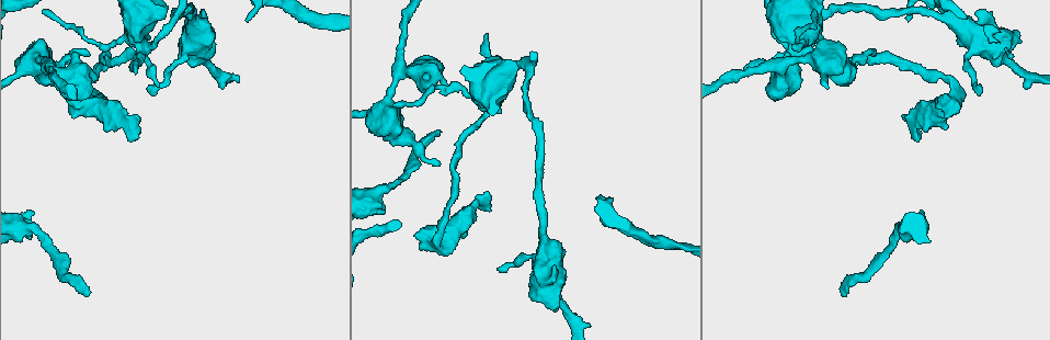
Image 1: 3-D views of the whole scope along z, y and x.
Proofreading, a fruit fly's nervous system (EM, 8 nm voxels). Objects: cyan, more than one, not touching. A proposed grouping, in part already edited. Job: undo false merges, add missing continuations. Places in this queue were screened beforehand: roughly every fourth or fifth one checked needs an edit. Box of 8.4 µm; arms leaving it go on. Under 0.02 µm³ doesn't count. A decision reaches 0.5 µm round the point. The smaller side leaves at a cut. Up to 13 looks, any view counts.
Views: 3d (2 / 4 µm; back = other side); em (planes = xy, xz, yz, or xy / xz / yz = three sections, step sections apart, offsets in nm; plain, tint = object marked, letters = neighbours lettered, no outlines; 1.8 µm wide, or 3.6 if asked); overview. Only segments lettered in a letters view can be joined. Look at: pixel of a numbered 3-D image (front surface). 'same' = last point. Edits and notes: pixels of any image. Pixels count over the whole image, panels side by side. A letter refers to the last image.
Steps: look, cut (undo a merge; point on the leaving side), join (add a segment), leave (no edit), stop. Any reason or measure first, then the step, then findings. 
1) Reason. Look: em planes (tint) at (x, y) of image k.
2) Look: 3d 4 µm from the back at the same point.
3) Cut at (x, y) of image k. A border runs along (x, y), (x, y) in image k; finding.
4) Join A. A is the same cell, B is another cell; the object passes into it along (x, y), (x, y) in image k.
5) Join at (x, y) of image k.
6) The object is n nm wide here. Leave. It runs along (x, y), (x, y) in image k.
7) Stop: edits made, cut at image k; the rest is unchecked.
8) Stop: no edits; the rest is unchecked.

Sudden change in width. Look: em 3.6 µm planes (letters) at (374, 196) of image 1.

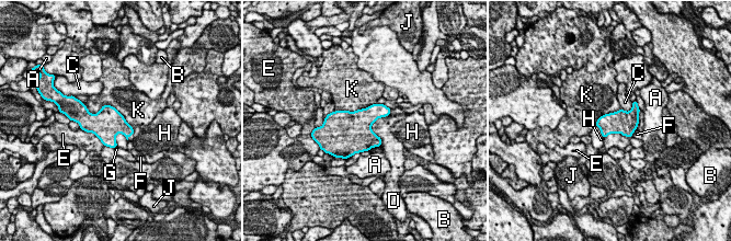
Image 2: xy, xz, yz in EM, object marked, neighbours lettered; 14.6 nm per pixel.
Leave. A, B, C, D, E, F, G, H, J and K are other cells; a border runs along (86, 105), (112, 105), (133, 128) in image 2; all the same neuron.

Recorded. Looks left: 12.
Thin end. Look: 3d 2 µm at (842, 295) of image 1.

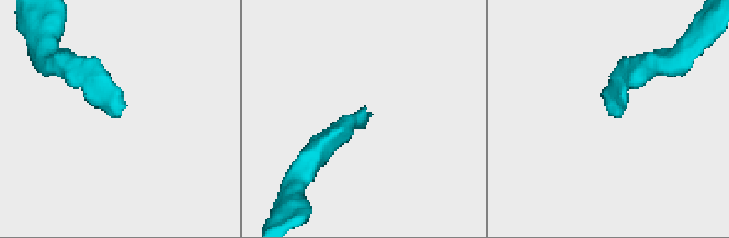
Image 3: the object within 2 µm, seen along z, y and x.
Look: em planes (letters) at (370, 114) of image 3.

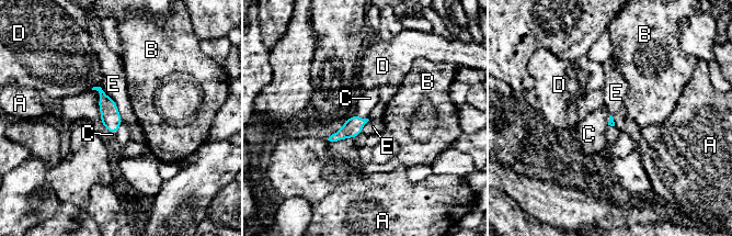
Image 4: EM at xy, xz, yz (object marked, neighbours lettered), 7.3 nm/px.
Join C. C is the same cell, A, B, D and E are other cells; the object passes into it along (352, 127), (361, 118), (369, 98) in image 4; the neuron continues.

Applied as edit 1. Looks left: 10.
Free end. Look: em yz step 4 (tint) at (479, 207) of image 1.

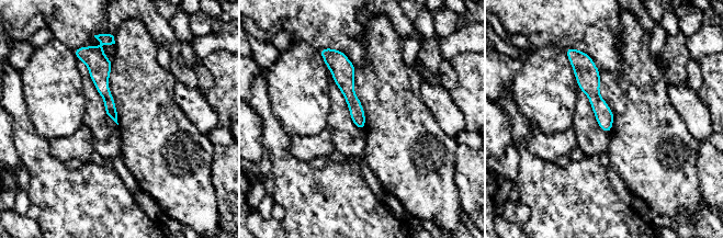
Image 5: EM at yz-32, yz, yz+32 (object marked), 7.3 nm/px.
Cut it another way. Look: em xz step 16 (letters) at the same point.

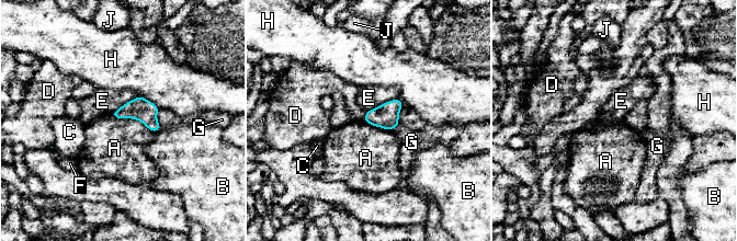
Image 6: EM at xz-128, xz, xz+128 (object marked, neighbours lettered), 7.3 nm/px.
Leave. A, B, C, D, E, F, G, H and J are other cells; a border runs along (110, 115), (136, 118), (152, 133) in image 6; none of them fits.

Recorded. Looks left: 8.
Free end. Look: em xz step 8 (letters) at (416, 232) of image 1.

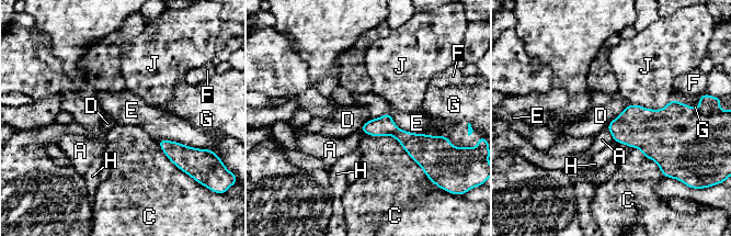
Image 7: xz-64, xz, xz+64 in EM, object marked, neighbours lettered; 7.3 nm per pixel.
Leave. A, C, D, E, F, G, H and J are other cells; a border runs along (368, 119), (438, 135) in image 7; none of them fits.

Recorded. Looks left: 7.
Tapers out. Look: 3d 2 µm at (155, 85) of image 1.

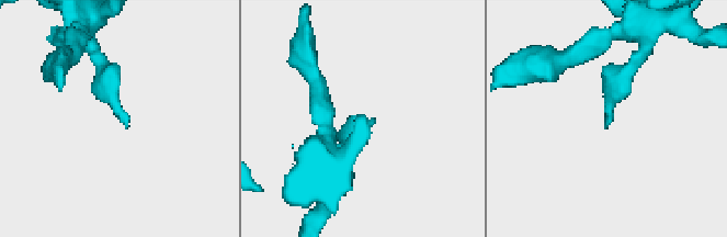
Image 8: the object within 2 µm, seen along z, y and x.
Look: em yz step 8 (letters) at (126, 124) of image 8.

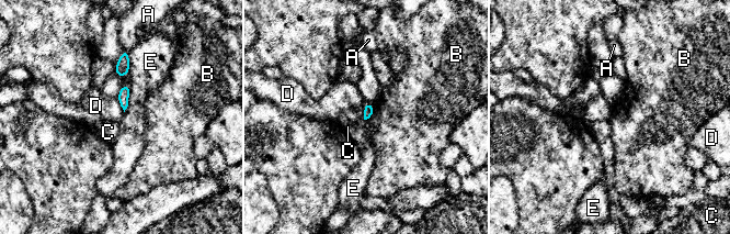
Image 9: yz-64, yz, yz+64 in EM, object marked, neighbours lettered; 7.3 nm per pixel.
Cut it another way. Look: em planes (letters) at the same point.

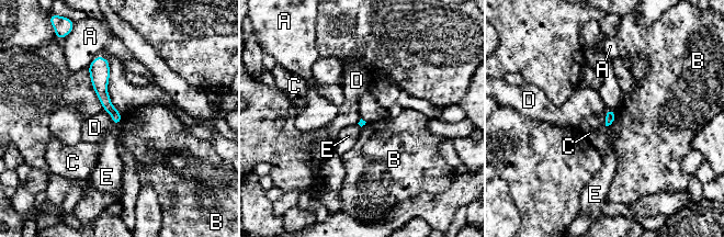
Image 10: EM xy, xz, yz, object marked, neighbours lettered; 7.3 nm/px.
Leave. A, B, C, D and E are other cells; a border runs along (615, 110), (615, 115), (610, 124) in image 10; none of them fits.

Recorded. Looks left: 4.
Stop: edits made, join at image 4; the rest is unchecked.

